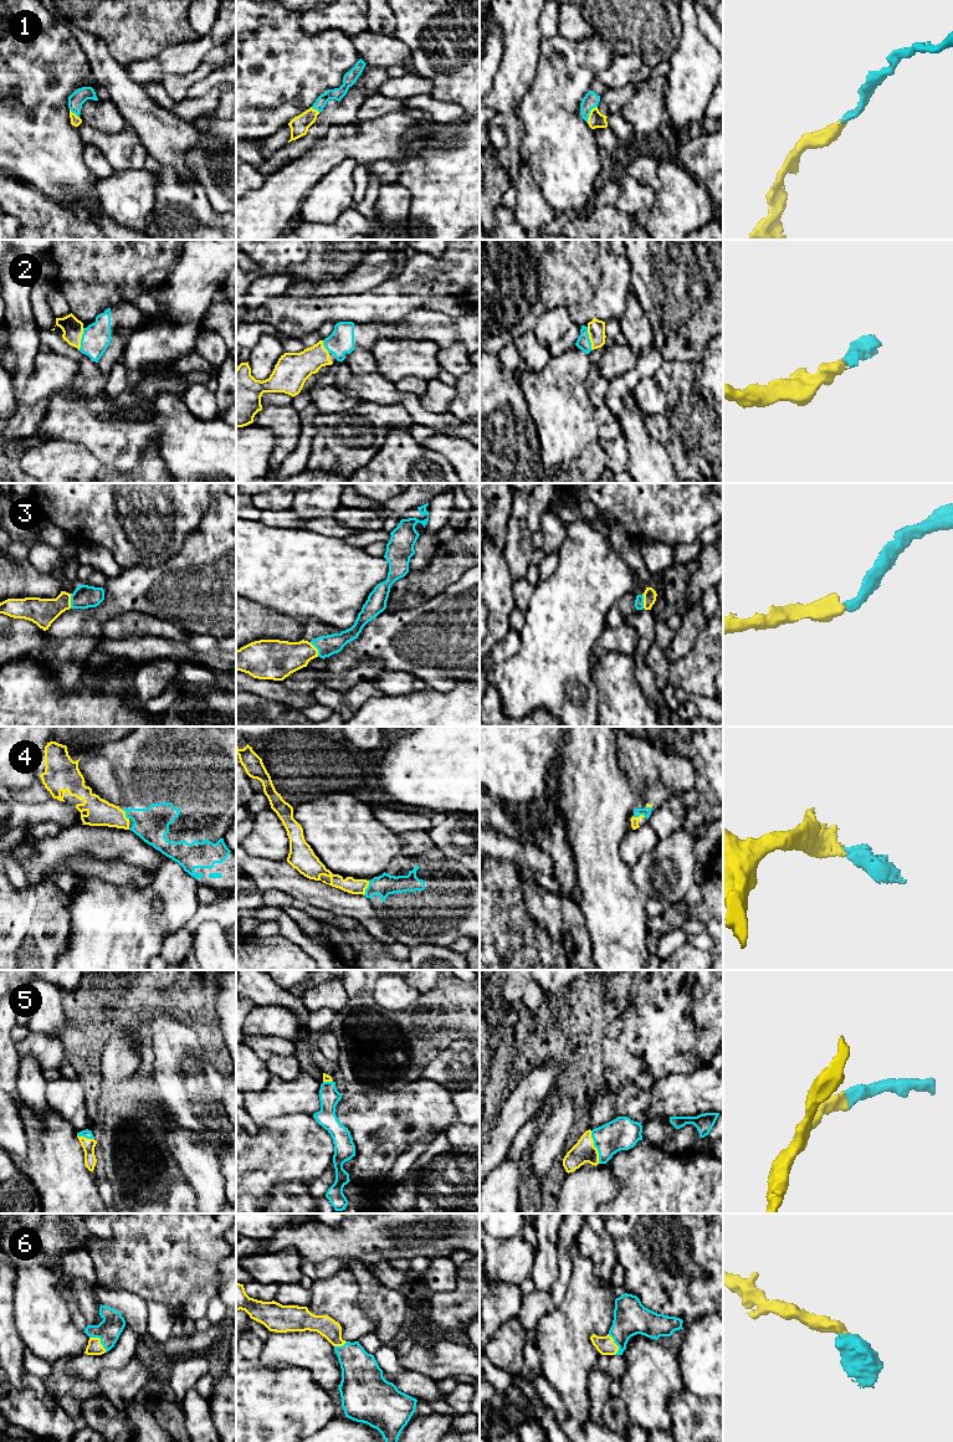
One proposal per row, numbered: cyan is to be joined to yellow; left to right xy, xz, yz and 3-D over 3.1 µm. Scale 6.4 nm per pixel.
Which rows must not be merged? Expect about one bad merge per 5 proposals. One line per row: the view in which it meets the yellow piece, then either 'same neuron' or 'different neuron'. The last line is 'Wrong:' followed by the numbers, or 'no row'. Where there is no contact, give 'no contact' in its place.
1: yz | same neuron
2: yz | same neuron
3: xy | same neuron
4: xz | same neuron
5: yz | same neuron
6: xy | same neuron
Wrong: no row

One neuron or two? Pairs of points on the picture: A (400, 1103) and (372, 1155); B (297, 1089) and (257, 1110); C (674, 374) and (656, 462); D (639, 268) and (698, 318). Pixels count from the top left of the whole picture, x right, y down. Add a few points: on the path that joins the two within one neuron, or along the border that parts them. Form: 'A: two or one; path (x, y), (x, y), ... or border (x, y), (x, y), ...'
A: one; path (399, 1115), (380, 1134), (378, 1143)
B: one; path (287, 1097), (281, 1097), (267, 1104)
C: two; border (644, 419), (645, 427), (664, 447), (674, 470)
D: one; path (654, 272), (685, 303)

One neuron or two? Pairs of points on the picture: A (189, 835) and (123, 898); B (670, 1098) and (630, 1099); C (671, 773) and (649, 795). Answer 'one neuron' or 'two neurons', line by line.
A: two neurons
B: one neuron
C: one neuron

